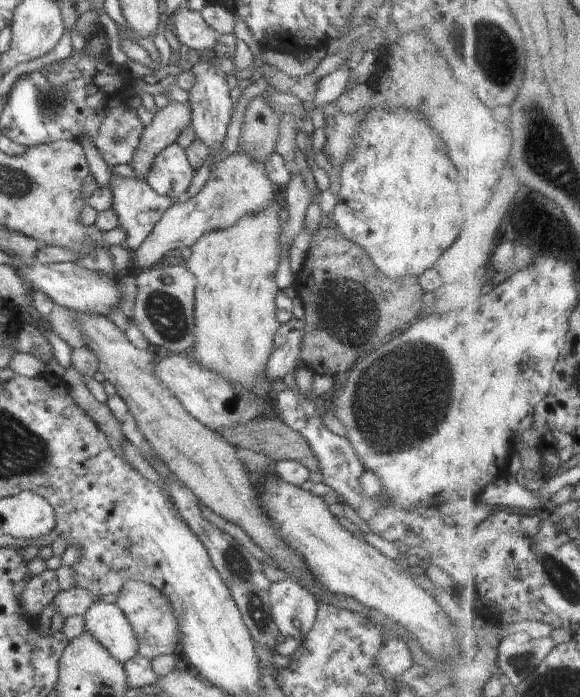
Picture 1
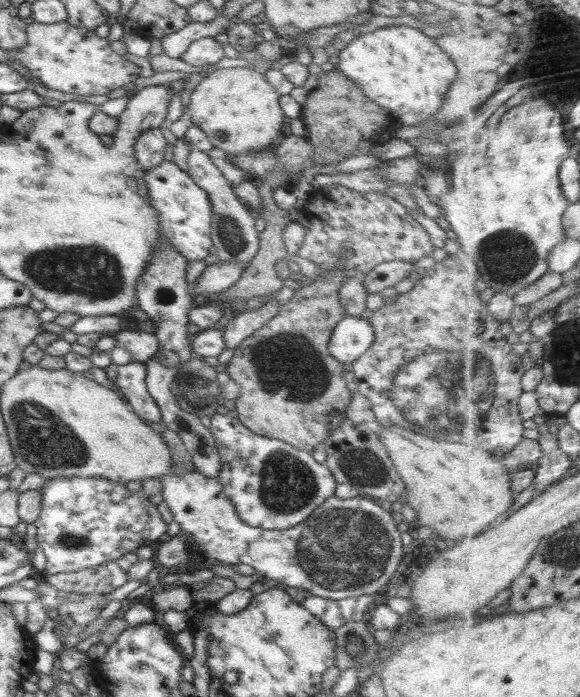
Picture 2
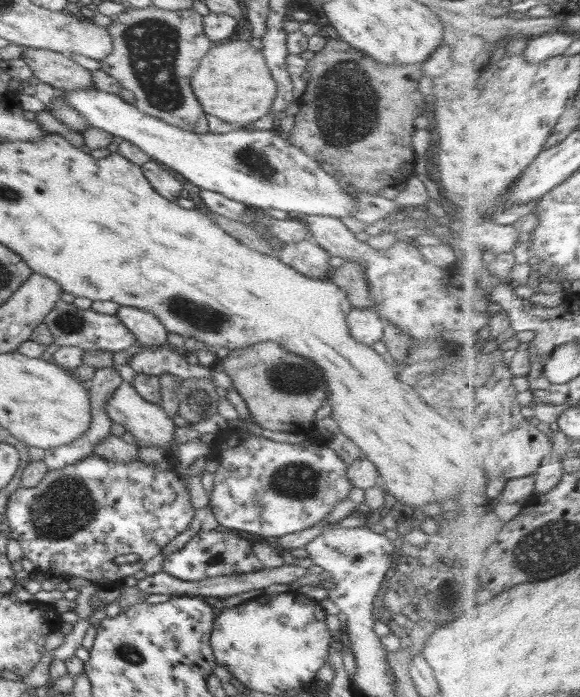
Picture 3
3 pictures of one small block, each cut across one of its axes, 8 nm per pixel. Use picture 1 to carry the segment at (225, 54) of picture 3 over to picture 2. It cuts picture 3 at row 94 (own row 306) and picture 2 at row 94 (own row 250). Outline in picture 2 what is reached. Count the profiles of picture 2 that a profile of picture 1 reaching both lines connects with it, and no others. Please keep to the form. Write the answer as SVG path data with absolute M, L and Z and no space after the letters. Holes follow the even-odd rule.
M248 67L216 69L200 80L190 95L189 114L193 124L199 126L213 146L222 149L229 155L257 151L274 146L282 138L282 124L288 121L284 116L280 103L280 94L266 80L265 74Z

